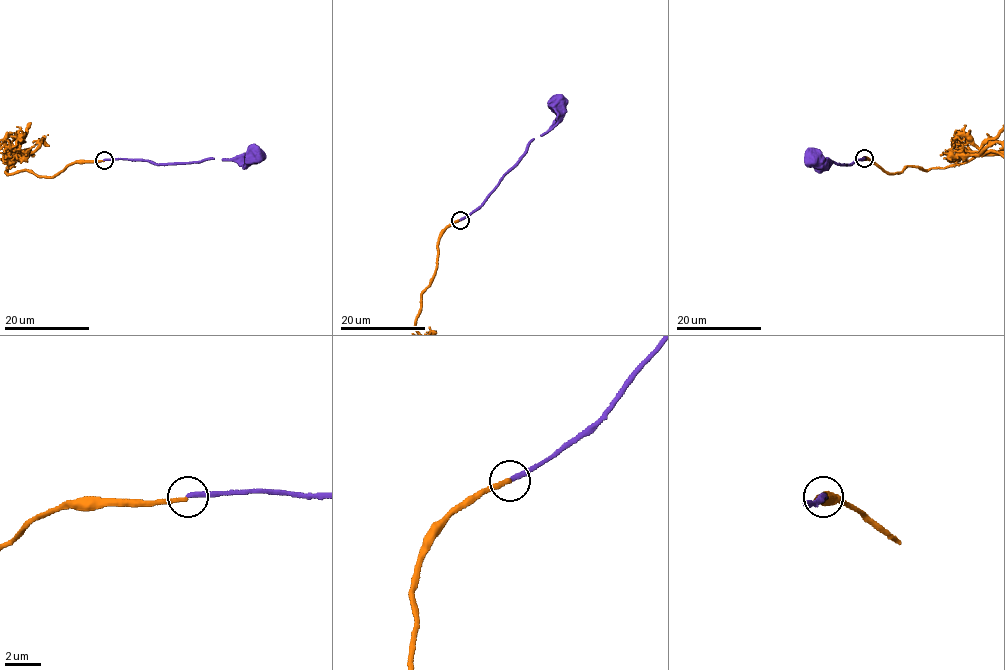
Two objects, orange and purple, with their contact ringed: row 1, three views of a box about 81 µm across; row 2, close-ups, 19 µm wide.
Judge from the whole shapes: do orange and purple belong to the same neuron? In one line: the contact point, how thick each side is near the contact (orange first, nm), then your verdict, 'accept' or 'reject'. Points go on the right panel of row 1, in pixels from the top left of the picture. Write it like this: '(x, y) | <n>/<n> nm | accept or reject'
(864, 158) | 240/280 nm | reject

